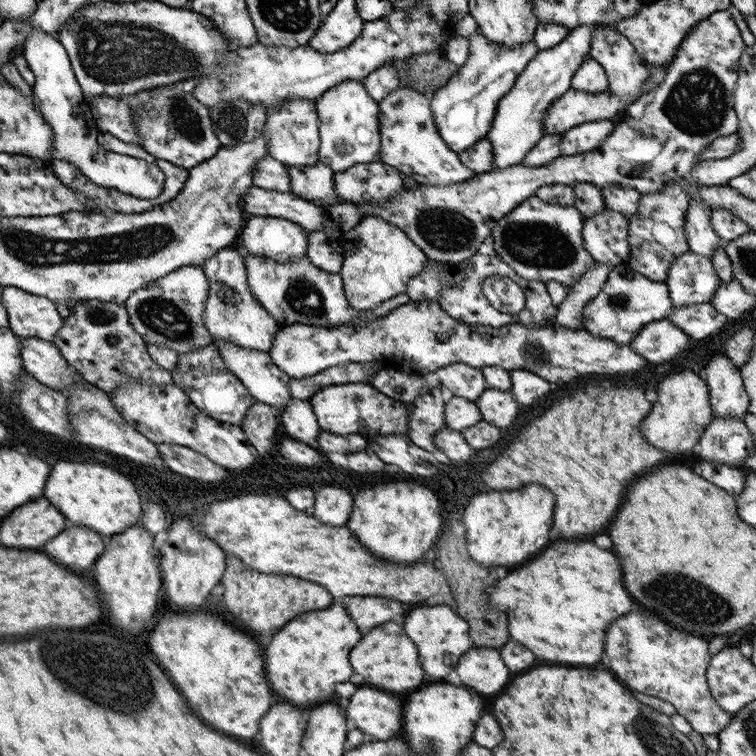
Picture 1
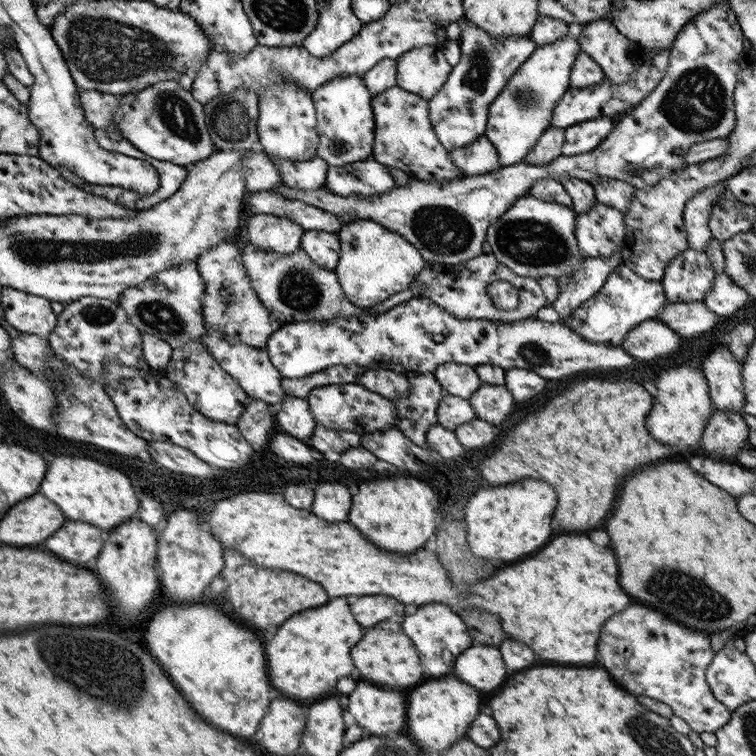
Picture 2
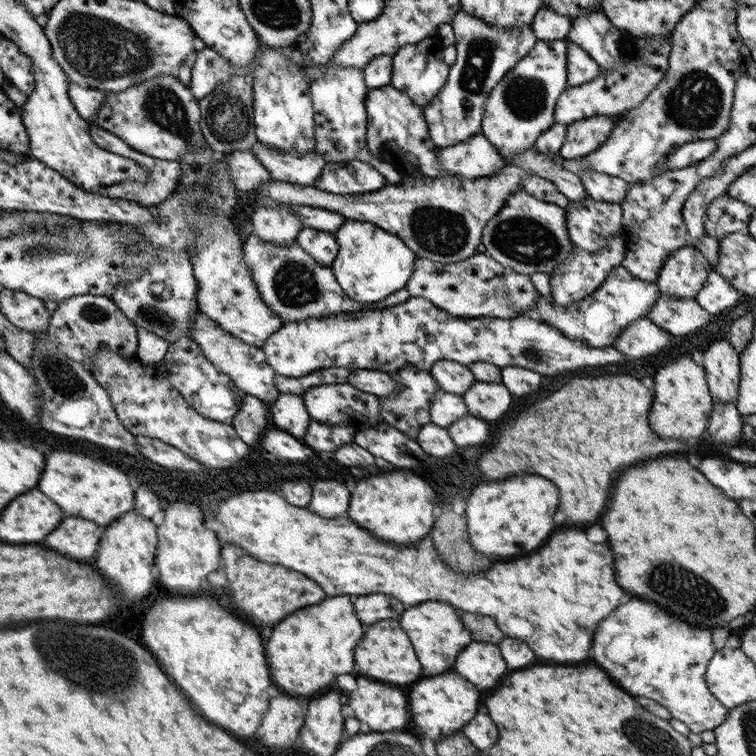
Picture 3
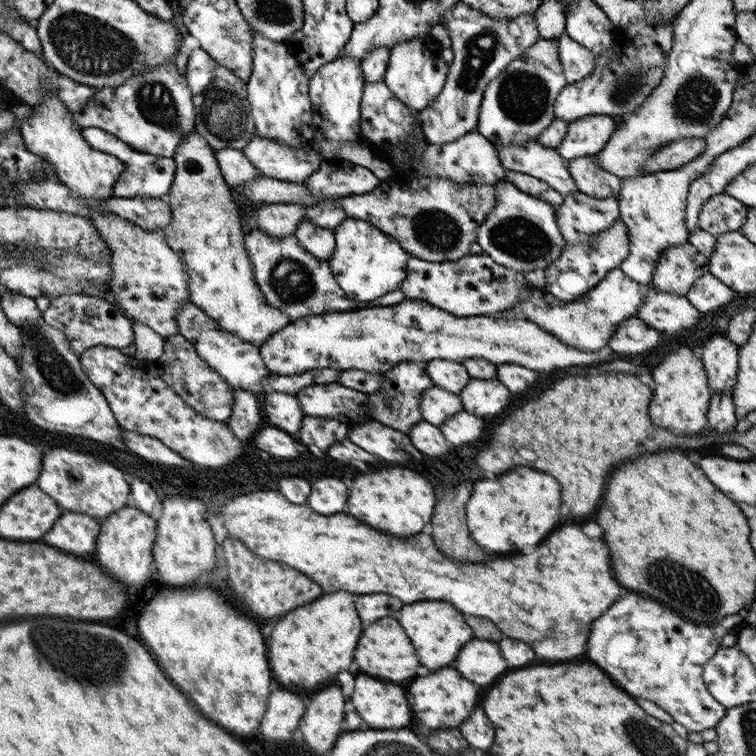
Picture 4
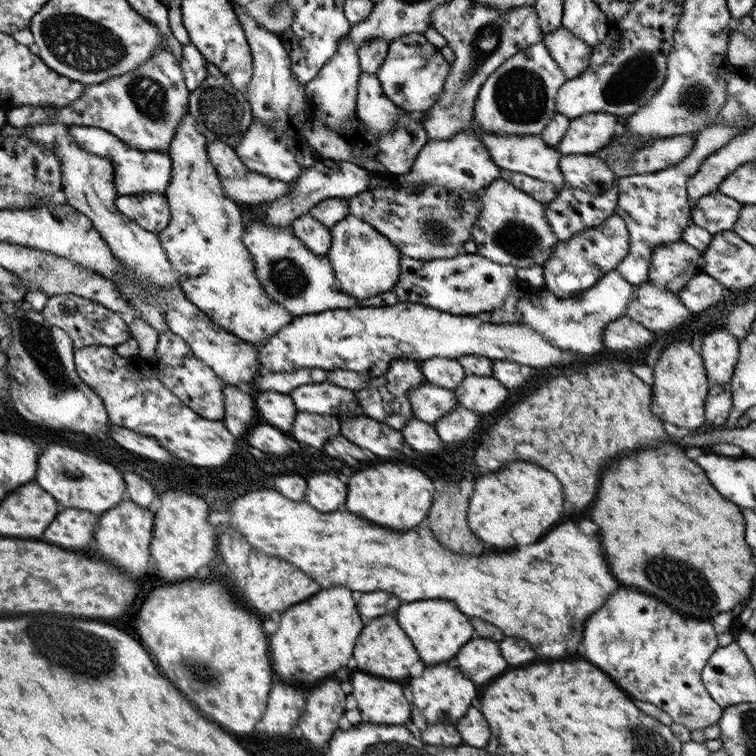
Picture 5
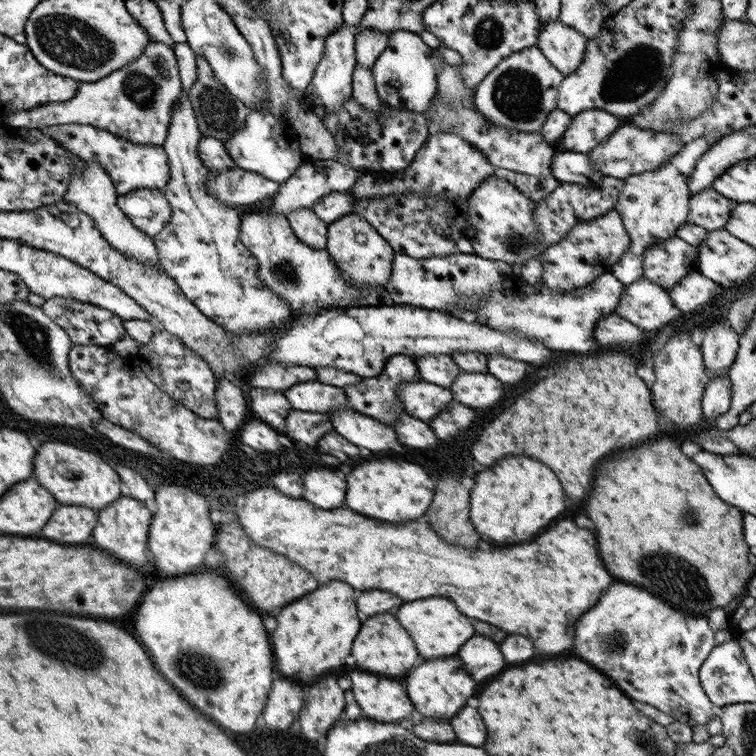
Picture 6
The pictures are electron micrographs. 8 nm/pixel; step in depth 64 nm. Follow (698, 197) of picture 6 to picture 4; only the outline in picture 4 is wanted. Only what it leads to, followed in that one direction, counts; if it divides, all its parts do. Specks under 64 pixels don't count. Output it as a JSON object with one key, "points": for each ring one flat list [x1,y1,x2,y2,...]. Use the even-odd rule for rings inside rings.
{"points":[[725,192,715,194,701,204,697,226,714,237,725,232,739,231,745,212,747,207,739,200]]}

